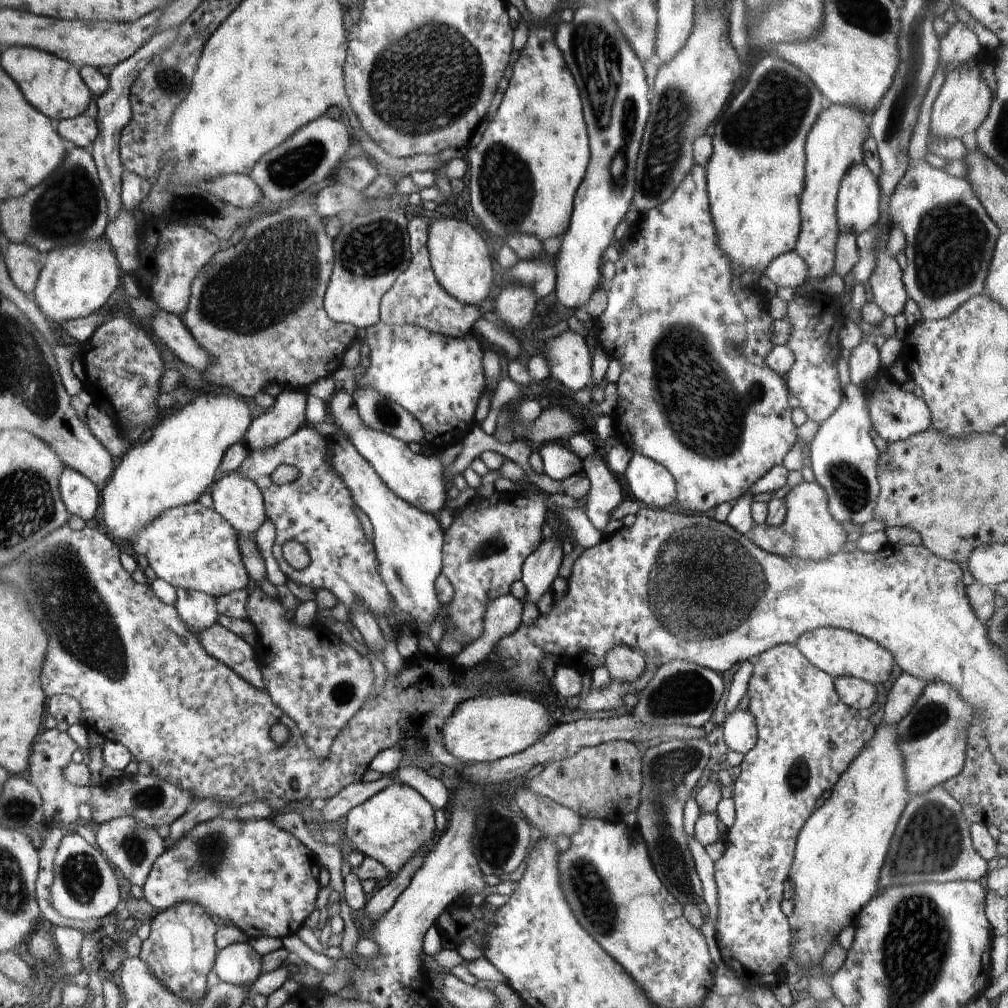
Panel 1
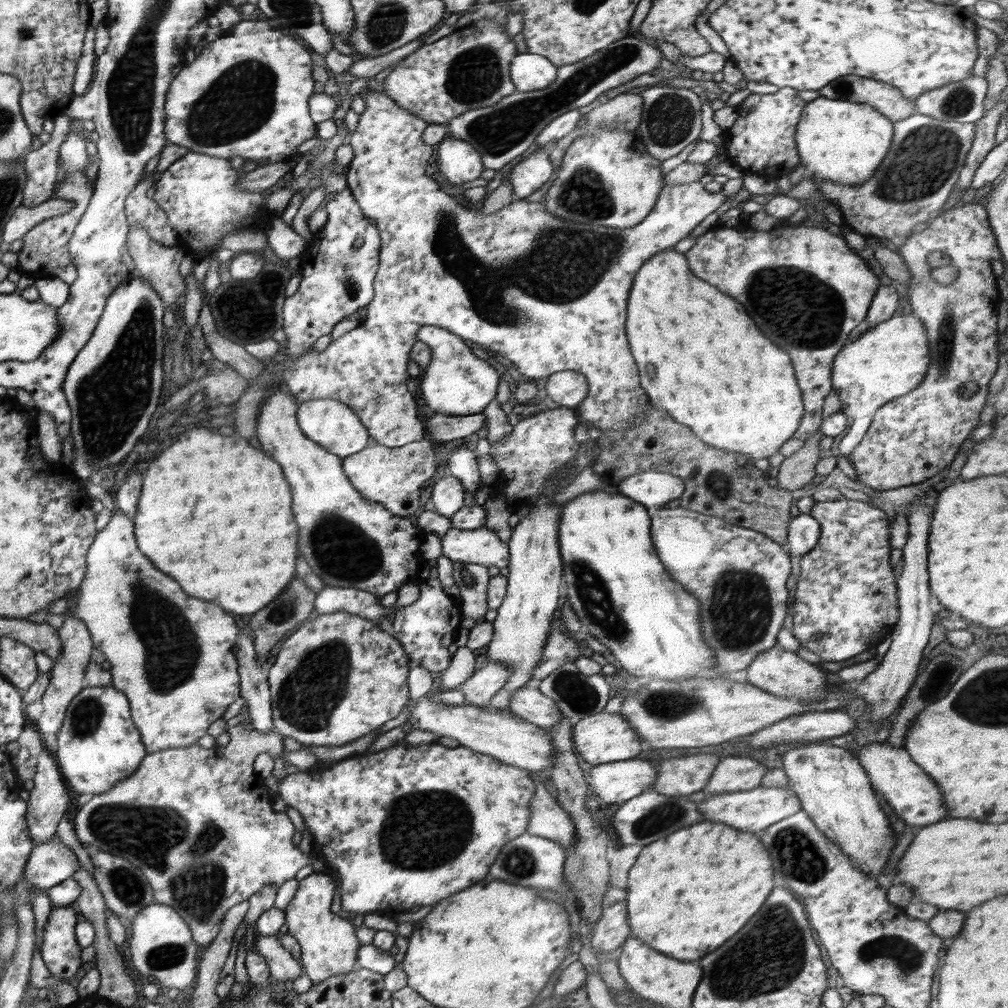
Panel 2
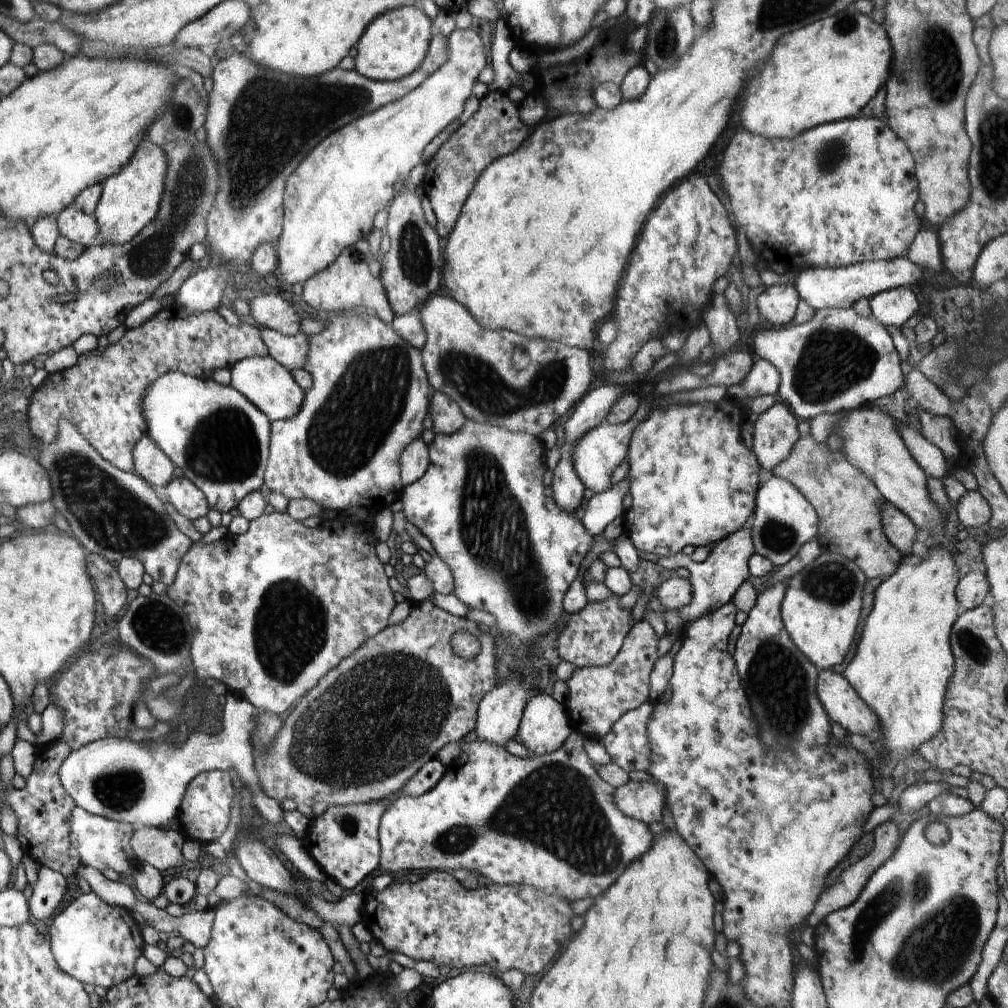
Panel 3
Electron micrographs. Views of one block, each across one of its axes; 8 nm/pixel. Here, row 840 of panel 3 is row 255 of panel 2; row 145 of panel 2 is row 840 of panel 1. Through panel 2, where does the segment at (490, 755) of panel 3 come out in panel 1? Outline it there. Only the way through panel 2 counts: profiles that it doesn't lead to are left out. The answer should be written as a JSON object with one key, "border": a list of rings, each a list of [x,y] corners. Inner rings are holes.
{"border":[[[396,781],[352,808],[345,827],[348,840],[358,852],[382,864],[389,874],[396,874],[424,845],[434,846],[435,809],[414,788]]]}

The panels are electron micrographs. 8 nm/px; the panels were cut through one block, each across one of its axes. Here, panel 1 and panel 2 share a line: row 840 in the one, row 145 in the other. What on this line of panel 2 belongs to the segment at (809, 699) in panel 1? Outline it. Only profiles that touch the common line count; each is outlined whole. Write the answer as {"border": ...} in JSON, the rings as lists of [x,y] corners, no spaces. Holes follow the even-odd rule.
{"border":[[[778,92],[751,93],[736,105],[738,117],[725,131],[725,161],[738,166],[744,176],[756,173],[783,181],[796,165],[801,164],[795,132],[806,103],[798,95],[782,98]]]}

